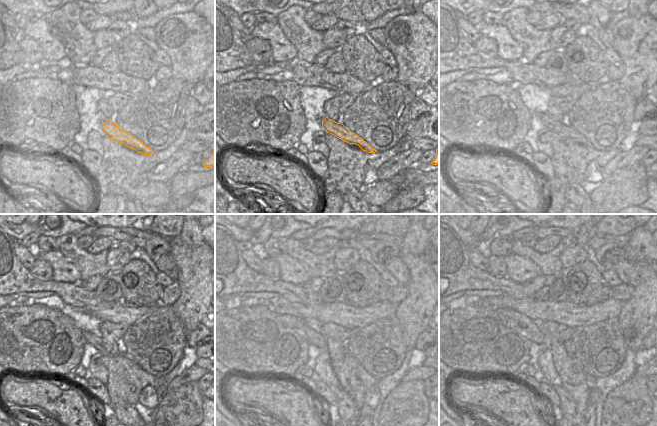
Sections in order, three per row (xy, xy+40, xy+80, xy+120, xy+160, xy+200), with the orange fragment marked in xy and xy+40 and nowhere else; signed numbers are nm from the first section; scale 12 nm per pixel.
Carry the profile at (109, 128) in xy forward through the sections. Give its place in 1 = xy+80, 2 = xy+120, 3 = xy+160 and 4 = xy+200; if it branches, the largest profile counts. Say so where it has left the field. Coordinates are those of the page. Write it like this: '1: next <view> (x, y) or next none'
1: next xy+80 (565, 130)
2: next xy+120 (95, 340)
3: next xy+160 (317, 339)
4: next xy+200 (510, 318)

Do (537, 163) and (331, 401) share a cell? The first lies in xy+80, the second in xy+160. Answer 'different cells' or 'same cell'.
same cell

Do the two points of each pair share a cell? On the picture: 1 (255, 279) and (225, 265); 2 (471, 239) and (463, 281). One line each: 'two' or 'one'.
1: one
2: two

